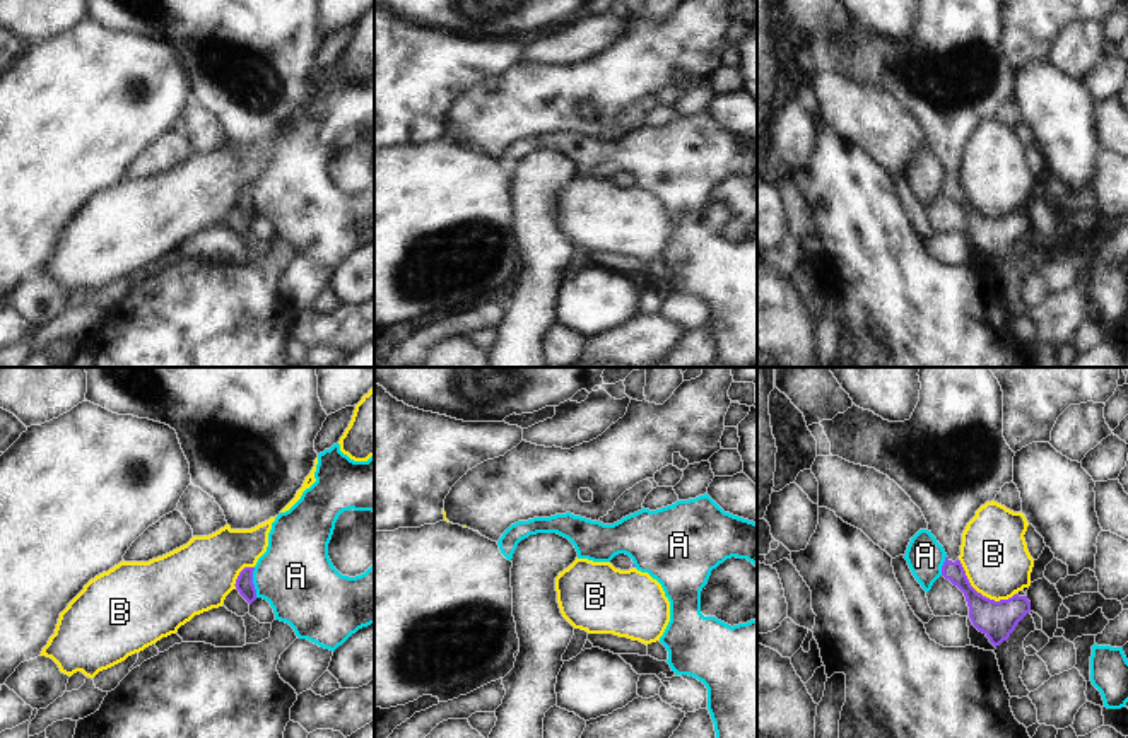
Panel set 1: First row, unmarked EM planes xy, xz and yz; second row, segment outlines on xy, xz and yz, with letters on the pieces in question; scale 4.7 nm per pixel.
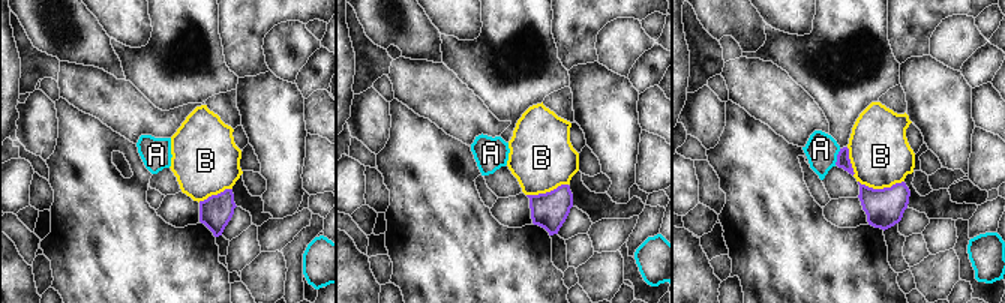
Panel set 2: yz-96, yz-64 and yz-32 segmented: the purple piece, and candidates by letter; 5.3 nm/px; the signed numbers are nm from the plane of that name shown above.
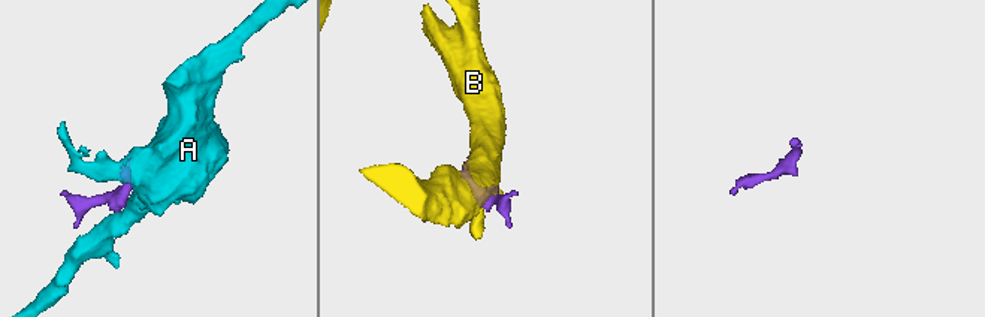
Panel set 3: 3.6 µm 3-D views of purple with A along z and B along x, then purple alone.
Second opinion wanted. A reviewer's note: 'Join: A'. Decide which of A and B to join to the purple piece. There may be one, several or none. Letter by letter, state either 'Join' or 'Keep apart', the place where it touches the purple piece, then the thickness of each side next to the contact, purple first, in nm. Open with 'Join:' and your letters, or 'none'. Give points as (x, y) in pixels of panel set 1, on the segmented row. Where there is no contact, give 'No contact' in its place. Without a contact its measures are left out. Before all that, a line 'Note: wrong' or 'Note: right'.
Note: wrong
Join: none
A: Keep apart. Touches purple at xy (252, 583). Thickness 80 nm (purple) against 360 nm
B: Keep apart. Touches purple at yz (980, 593). Thickness 180 nm (purple) against 320 nm

